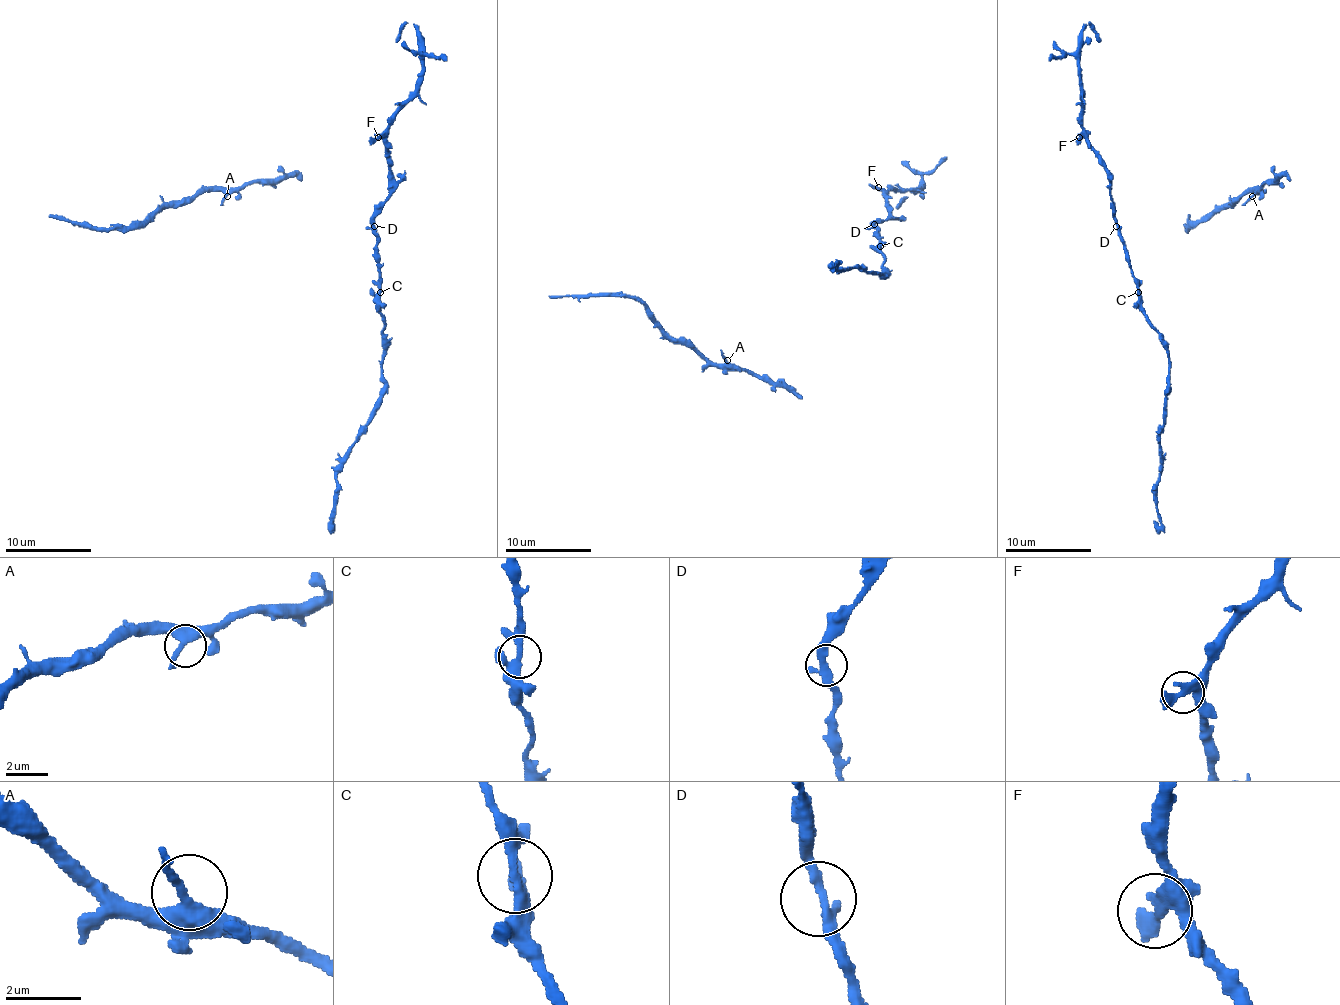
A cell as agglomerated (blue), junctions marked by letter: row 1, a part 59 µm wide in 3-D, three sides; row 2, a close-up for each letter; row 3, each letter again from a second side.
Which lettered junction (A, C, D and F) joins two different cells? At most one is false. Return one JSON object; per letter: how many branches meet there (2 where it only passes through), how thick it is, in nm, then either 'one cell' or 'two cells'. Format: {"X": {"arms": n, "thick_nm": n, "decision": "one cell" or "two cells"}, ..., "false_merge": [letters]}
{"A": {"arms": 2, "thick_nm": 320, "decision": "one cell"}, "C": {"arms": 3, "thick_nm": 280, "decision": "one cell"}, "D": {"arms": 2, "thick_nm": 320, "decision": "one cell"}, "F": {"arms": 3, "thick_nm": 300, "decision": "one cell"}, "false_merge": []}

